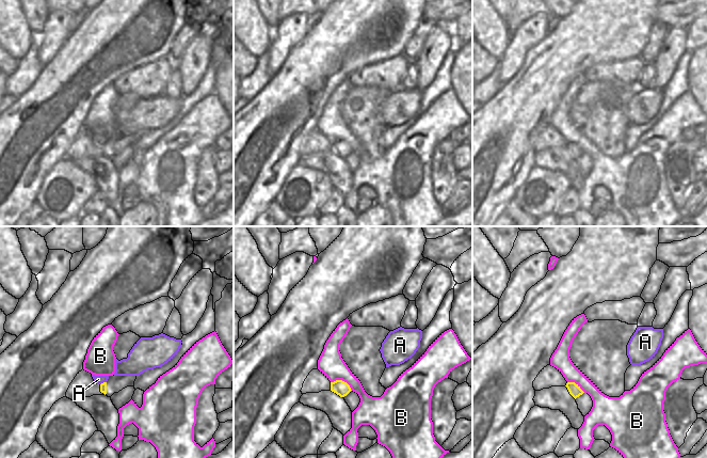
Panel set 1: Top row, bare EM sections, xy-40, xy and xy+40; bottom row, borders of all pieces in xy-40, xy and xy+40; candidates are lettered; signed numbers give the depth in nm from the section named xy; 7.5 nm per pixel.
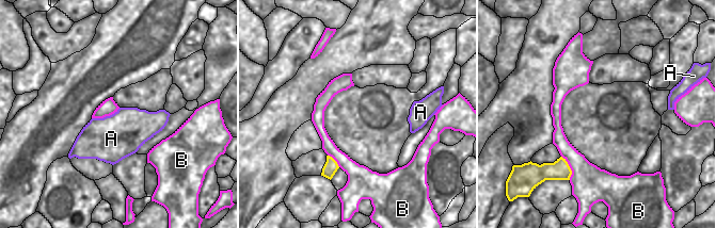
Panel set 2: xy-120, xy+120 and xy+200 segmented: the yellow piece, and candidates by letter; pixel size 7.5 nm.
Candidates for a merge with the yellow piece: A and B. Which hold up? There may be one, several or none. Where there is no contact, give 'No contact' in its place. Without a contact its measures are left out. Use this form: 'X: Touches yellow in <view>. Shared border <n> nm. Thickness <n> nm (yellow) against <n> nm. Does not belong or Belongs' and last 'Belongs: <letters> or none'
A: Touches yellow in xy-40. Shared border 50 nm. Thickness 50 nm (yellow) against 60 nm. Does not belong
B: Touches yellow in xy. Shared border 180 nm. Thickness 110 nm (yellow) against 190 nm. Does not belong
Belongs: none

